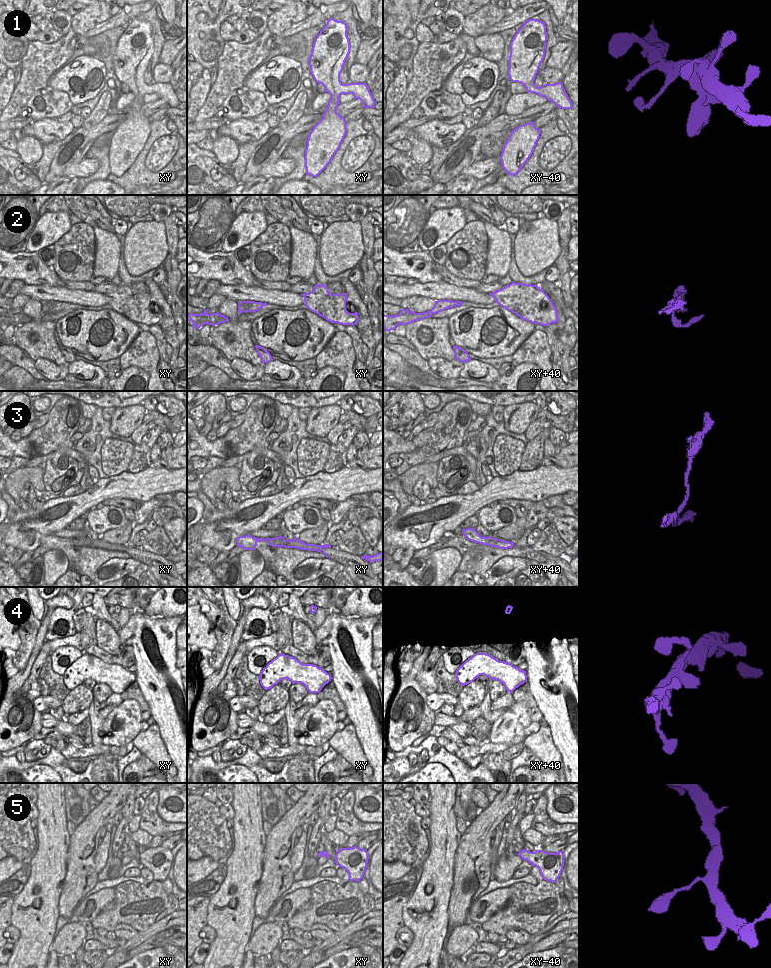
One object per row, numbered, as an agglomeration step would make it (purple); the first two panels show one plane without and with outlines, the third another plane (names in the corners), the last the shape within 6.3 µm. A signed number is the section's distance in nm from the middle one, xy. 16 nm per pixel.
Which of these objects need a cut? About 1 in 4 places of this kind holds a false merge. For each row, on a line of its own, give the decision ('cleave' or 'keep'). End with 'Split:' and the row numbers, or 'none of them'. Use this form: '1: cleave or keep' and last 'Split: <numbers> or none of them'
1: keep
2: cleave
3: cleave
4: keep
5: keep
Split: 2, 3

